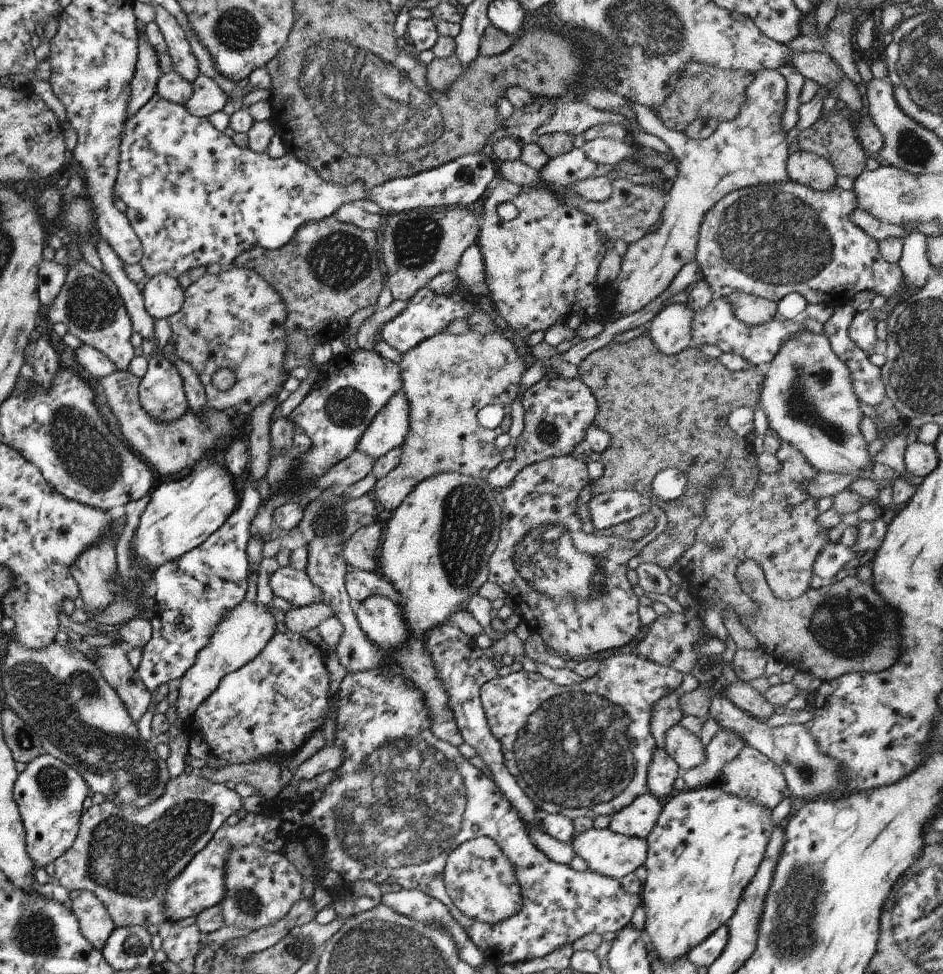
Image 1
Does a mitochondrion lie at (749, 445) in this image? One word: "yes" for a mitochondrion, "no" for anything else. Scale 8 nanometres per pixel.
no

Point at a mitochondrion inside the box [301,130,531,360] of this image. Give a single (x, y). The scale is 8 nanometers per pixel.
(339, 260)

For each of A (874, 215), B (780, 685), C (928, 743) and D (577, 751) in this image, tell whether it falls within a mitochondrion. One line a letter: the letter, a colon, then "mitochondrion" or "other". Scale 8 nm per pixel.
A: other
B: other
C: other
D: mitochondrion

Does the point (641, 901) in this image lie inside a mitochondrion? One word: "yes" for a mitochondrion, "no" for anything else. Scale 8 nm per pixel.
no

